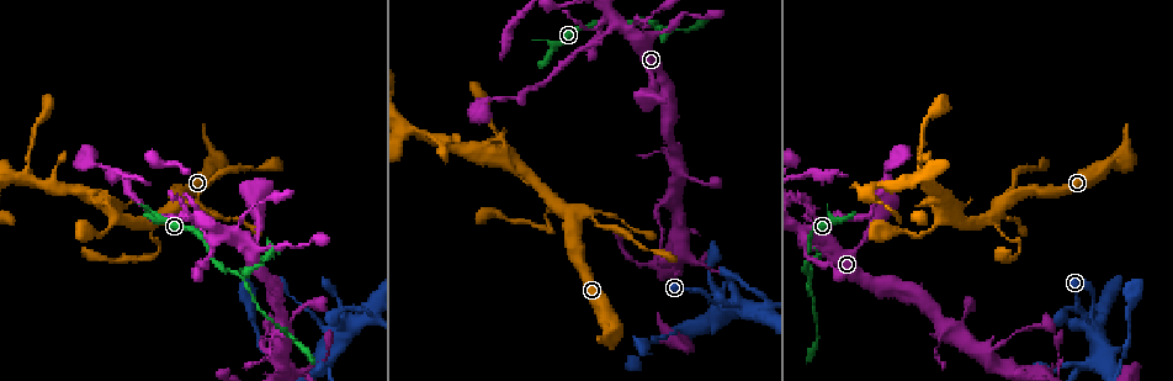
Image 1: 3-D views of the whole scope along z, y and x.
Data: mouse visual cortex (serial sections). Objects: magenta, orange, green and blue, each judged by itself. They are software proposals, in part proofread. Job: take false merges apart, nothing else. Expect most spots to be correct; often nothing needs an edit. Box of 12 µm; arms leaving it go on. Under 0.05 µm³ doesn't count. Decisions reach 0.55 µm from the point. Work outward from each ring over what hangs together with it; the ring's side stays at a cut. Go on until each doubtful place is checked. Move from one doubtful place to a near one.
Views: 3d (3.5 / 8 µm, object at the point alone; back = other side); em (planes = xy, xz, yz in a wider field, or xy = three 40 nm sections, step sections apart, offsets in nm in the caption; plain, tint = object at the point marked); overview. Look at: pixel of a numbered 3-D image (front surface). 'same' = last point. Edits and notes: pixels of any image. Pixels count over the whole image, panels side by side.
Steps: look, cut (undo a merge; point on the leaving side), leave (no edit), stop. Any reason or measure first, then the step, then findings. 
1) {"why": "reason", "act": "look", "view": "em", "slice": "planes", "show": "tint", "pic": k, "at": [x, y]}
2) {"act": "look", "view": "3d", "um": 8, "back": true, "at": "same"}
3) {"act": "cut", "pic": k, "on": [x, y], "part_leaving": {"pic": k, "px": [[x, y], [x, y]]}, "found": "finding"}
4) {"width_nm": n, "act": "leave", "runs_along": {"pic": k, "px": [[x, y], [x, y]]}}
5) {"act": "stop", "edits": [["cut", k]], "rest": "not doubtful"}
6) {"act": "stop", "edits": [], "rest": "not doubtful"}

{"why": "a fork", "act": "look", "view": "3d", "um": 3.5, "pic": 1, "at": [241, 277]}

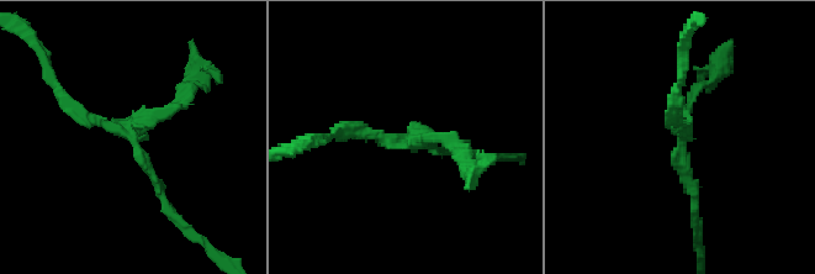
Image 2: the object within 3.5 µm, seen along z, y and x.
{"act": "look", "view": "em", "slice": "planes", "show": "tint", "pic": 2, "at": [124, 129]}

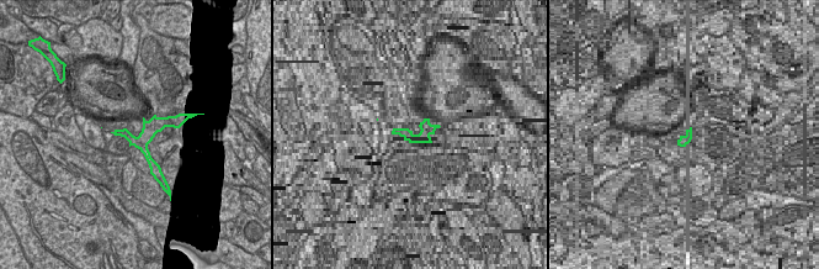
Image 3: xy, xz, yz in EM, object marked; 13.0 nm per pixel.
{"act": "cut", "pic": 2, "on": [440, 138], "part_leaving": {"pic": 2, "px": [[130, 131], [186, 96], [194, 59]]}, "found": "two cells meet here"}

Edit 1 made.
{"why": "see it whole again", "act": "look", "view": "overview"}

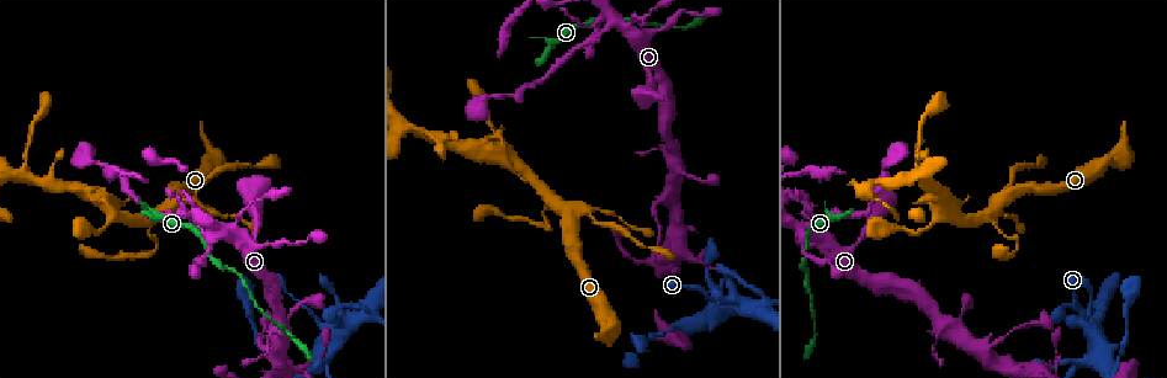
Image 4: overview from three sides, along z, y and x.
{"why": "small branch off a trunk", "act": "look", "view": "3d", "um": 8, "pic": 4, "at": [1010, 196]}

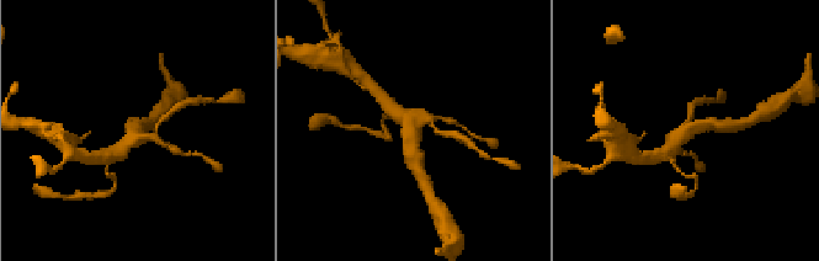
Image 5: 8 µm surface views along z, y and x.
{"why": "closer look", "act": "look", "view": "3d", "um": 3.5, "pic": 5, "at": [686, 132]}

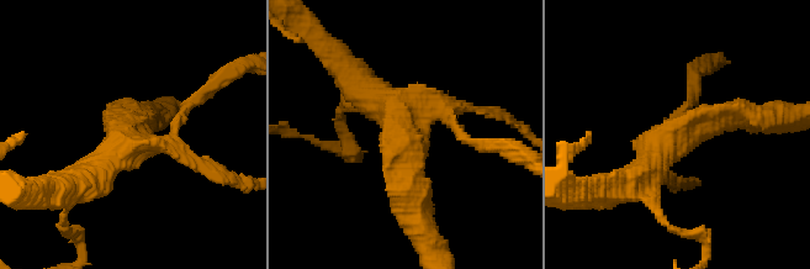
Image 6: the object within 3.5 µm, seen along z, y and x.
{"arms": 4, "arm_widths_nm": [150, 200, 350, 450], "act": "look", "view": "em", "slice": "xy", "step": 1, "show": "tint", "pic": 6, "at": [682, 134]}

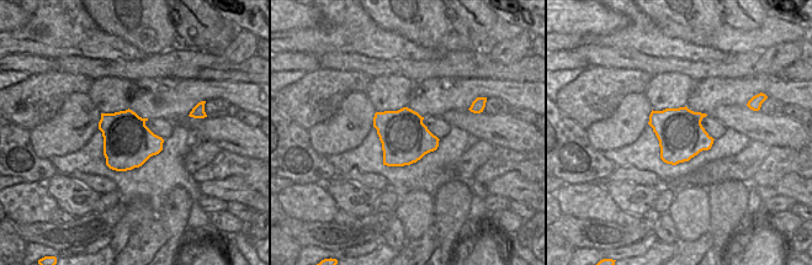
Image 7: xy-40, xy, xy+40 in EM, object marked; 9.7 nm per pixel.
{"width_nm": 480, "act": "leave", "runs_along": {"pic": 6, "px": [[757, 116], [684, 131], [630, 180]]}, "found": "one cell here"}

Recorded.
{"why": "sharp bend", "act": "look", "view": "3d", "um": 3.5, "back": true, "pic": 4, "at": [154, 249]}

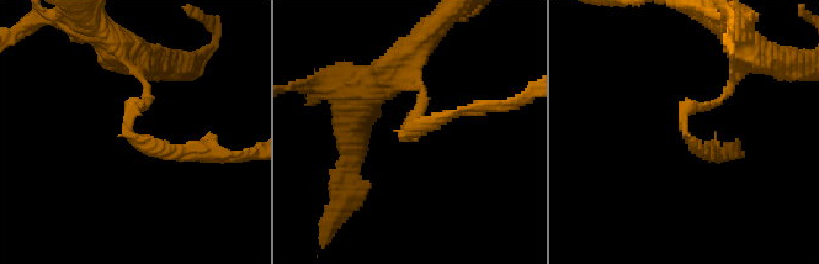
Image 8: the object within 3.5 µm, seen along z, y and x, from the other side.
{"arm_widths_nm": [150, 150], "act": "look", "view": "em", "slice": "xy", "step": 3, "show": "plain", "pic": 8, "at": [128, 130]}

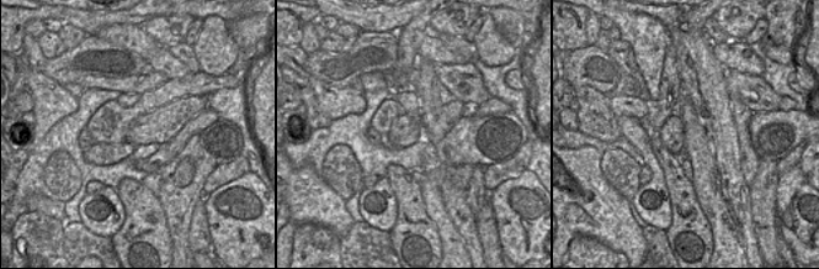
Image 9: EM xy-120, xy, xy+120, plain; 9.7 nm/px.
{"act": "look", "view": "em", "slice": "xy", "step": 3, "show": "tint", "at": "same"}

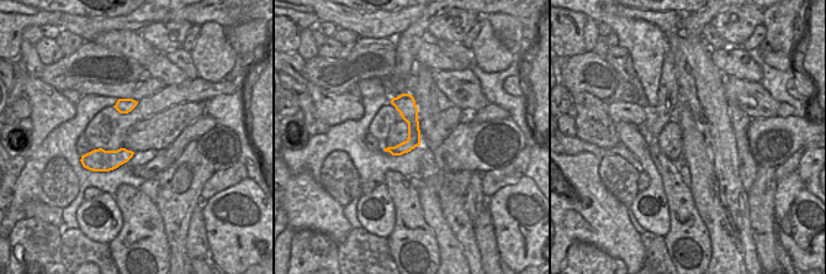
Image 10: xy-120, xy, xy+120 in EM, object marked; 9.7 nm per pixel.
{"act": "leave", "runs_along": {"pic": 10, "px": [[403, 96], [412, 138], [395, 152]]}, "found": "one cell here"}

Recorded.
{"act": "stop", "edits": [["cut", 2]], "rest": "not doubtful"}

